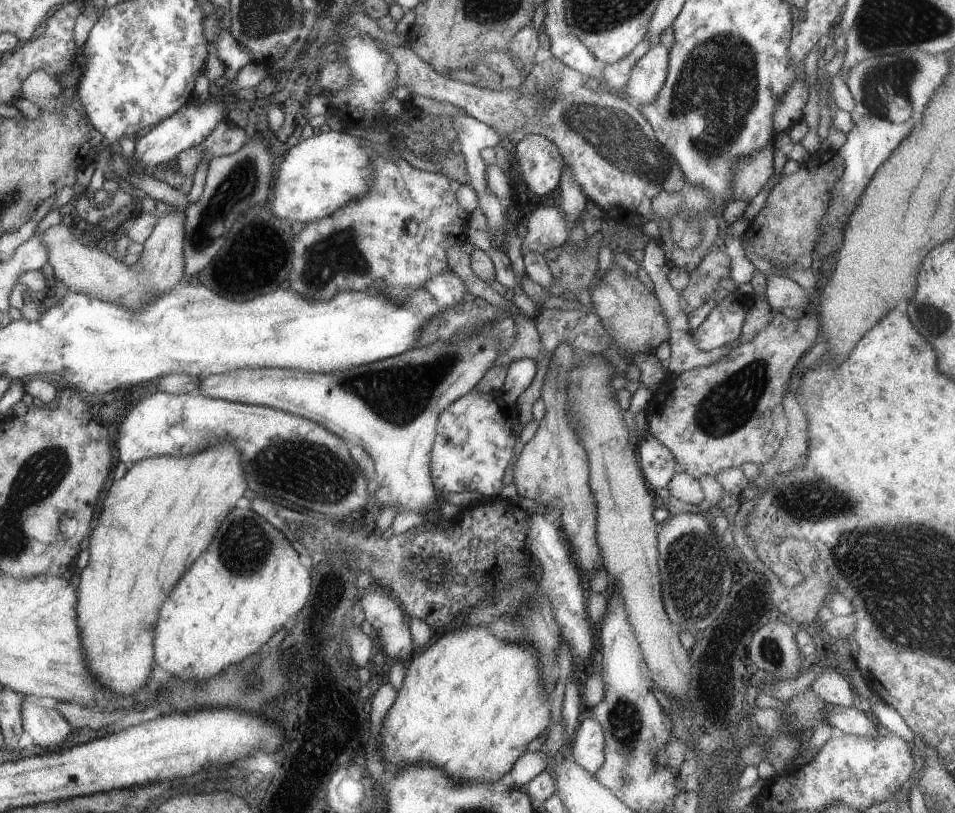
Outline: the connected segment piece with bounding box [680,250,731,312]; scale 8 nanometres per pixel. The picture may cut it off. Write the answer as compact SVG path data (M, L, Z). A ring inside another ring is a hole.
M712 250L703 256L700 264L689 272L688 285L680 292L682 300L687 302L688 310L696 310L714 298L720 280L730 276L731 258L726 251Z

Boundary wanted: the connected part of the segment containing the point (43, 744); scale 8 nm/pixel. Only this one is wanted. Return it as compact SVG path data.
M22 696L23 730L30 734L37 751L56 748L77 732L50 702Z

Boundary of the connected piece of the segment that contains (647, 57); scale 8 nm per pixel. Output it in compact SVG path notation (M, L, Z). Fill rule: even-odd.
M660 42L636 62L623 90L632 104L640 107L655 100L667 75L669 50Z

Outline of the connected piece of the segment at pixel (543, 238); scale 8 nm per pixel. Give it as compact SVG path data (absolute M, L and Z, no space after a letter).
M559 206L544 207L526 217L527 235L521 240L522 256L528 253L544 255L548 249L562 247L570 229Z

